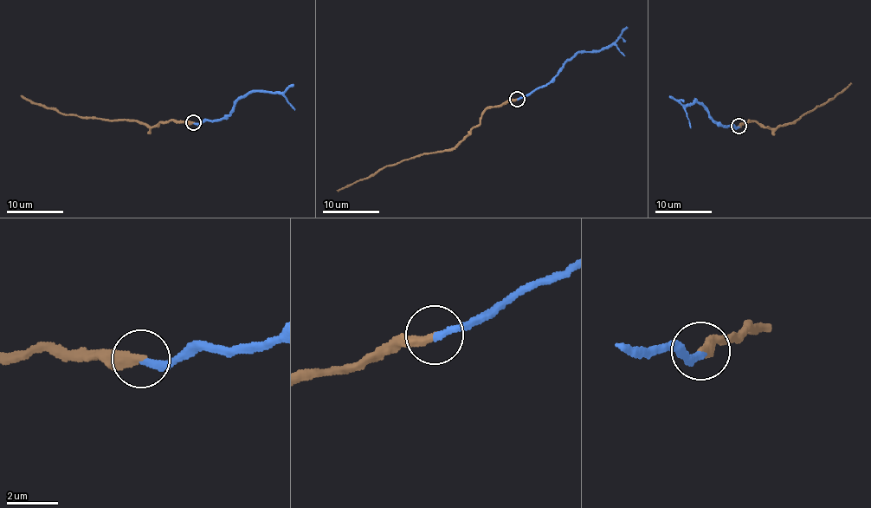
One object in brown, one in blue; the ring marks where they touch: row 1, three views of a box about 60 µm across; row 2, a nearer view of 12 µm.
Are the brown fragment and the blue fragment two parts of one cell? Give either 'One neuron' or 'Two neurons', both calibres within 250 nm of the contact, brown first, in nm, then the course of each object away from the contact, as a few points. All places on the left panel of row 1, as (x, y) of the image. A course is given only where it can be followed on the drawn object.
Two neurons. Thickness 400 nm (brown) against 280 nm. Course of brown: (193, 123), (165, 121), (151, 127), (134, 120), (67, 115), (30, 103), (20, 95). Course of blue: (193, 123), (220, 120), (230, 112), (235, 102), (256, 91), (280, 94), (295, 110)

